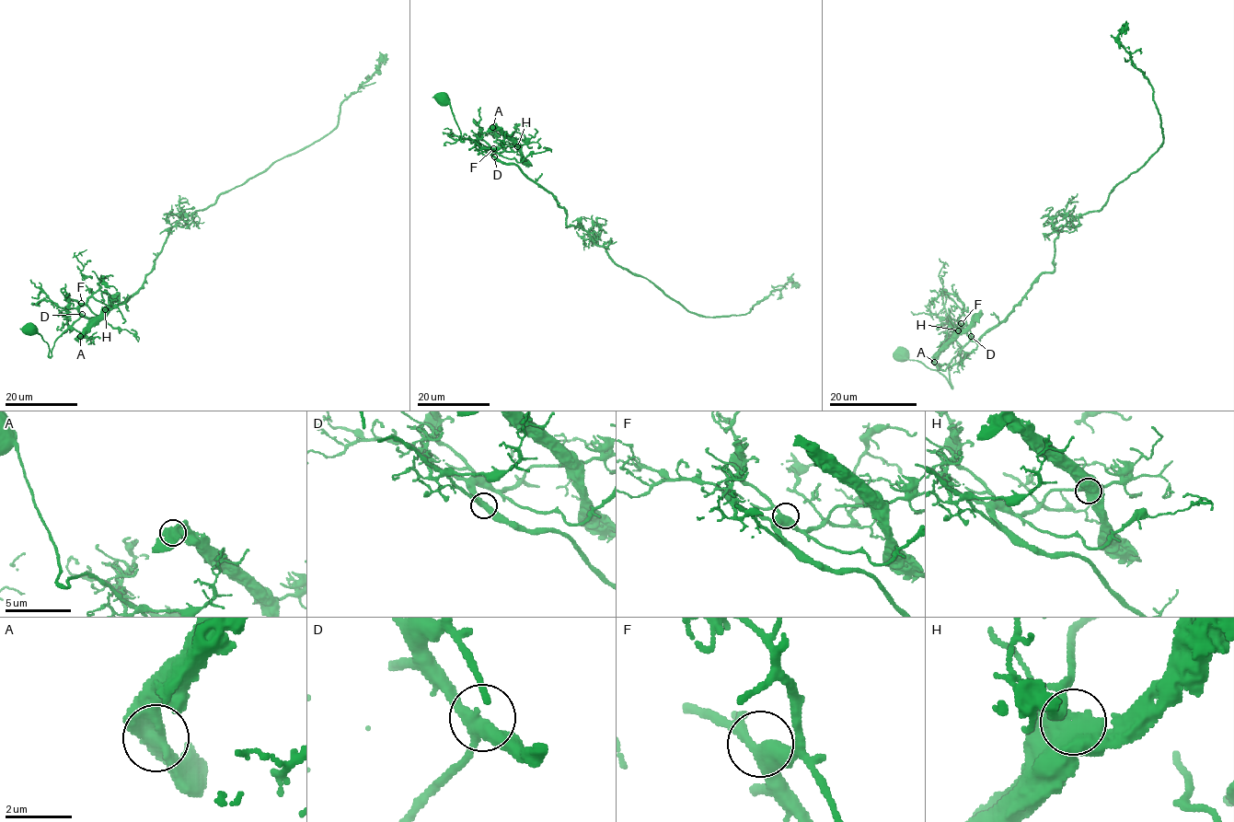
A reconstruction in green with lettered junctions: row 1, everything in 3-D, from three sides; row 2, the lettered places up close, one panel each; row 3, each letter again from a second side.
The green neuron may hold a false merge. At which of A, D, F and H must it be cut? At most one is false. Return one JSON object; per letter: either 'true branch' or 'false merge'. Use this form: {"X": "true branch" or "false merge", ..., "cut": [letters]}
{"A": "true branch", "D": "true branch", "F": "true branch", "H": "false merge", "cut": ["H"]}

